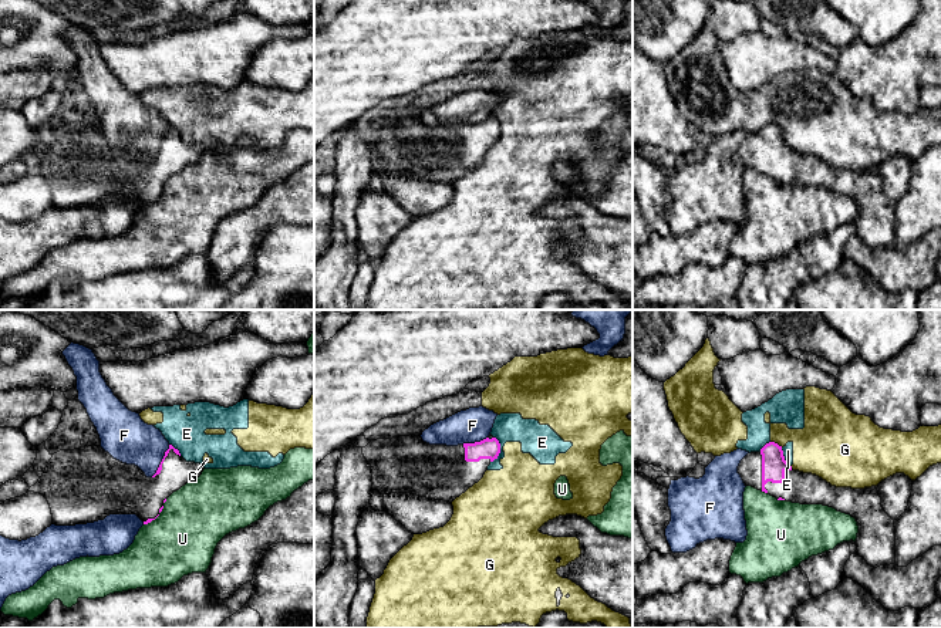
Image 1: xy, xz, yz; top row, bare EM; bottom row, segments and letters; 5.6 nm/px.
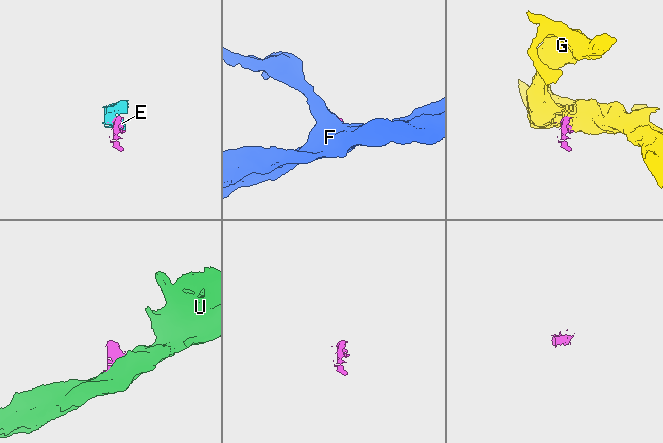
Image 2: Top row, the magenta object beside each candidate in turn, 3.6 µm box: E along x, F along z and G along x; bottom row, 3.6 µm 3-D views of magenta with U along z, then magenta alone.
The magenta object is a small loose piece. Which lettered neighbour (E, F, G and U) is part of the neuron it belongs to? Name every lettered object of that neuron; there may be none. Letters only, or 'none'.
none

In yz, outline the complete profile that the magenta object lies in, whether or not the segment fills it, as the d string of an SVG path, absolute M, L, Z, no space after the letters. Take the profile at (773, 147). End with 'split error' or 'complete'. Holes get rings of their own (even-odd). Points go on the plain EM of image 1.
M775 124L748 135L741 142L738 155L745 168L778 182L823 186L850 196L859 207L856 234L874 250L896 244L894 202L884 193L876 168L836 169L816 156L793 152L785 142L782 128Z | split error

